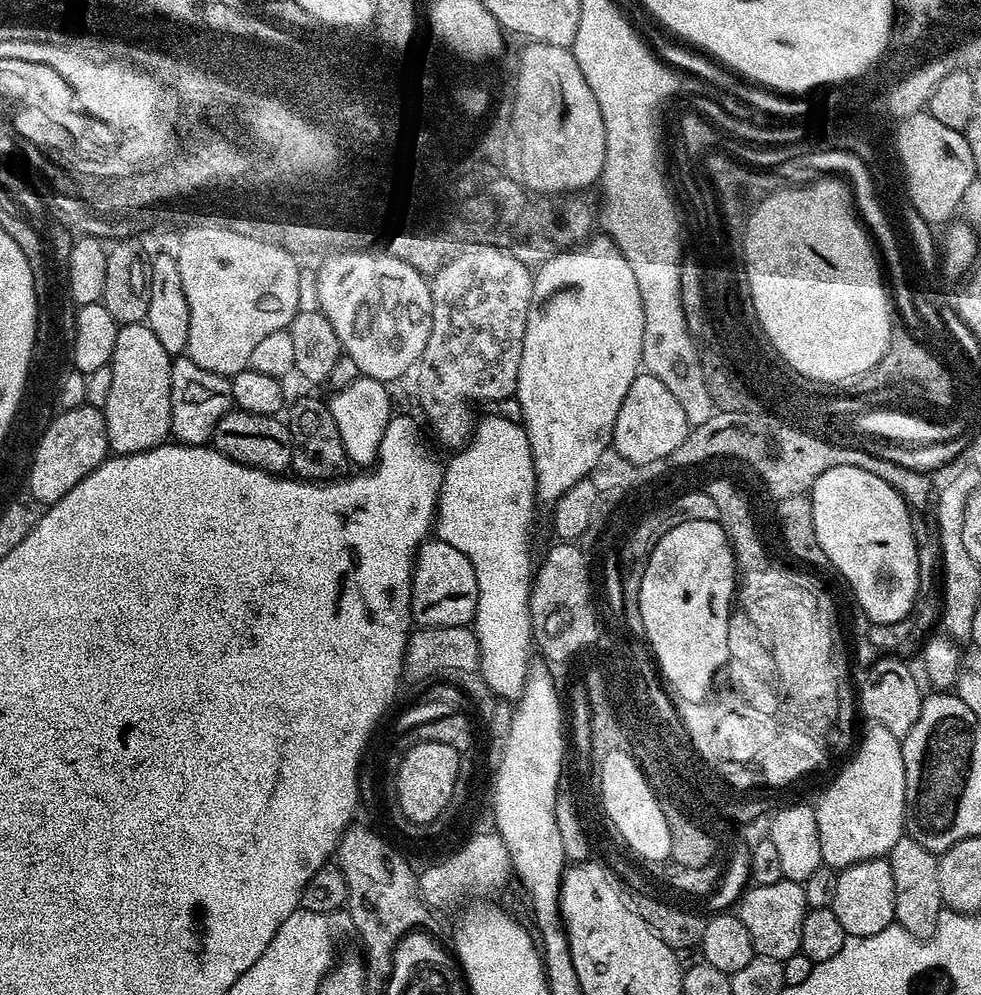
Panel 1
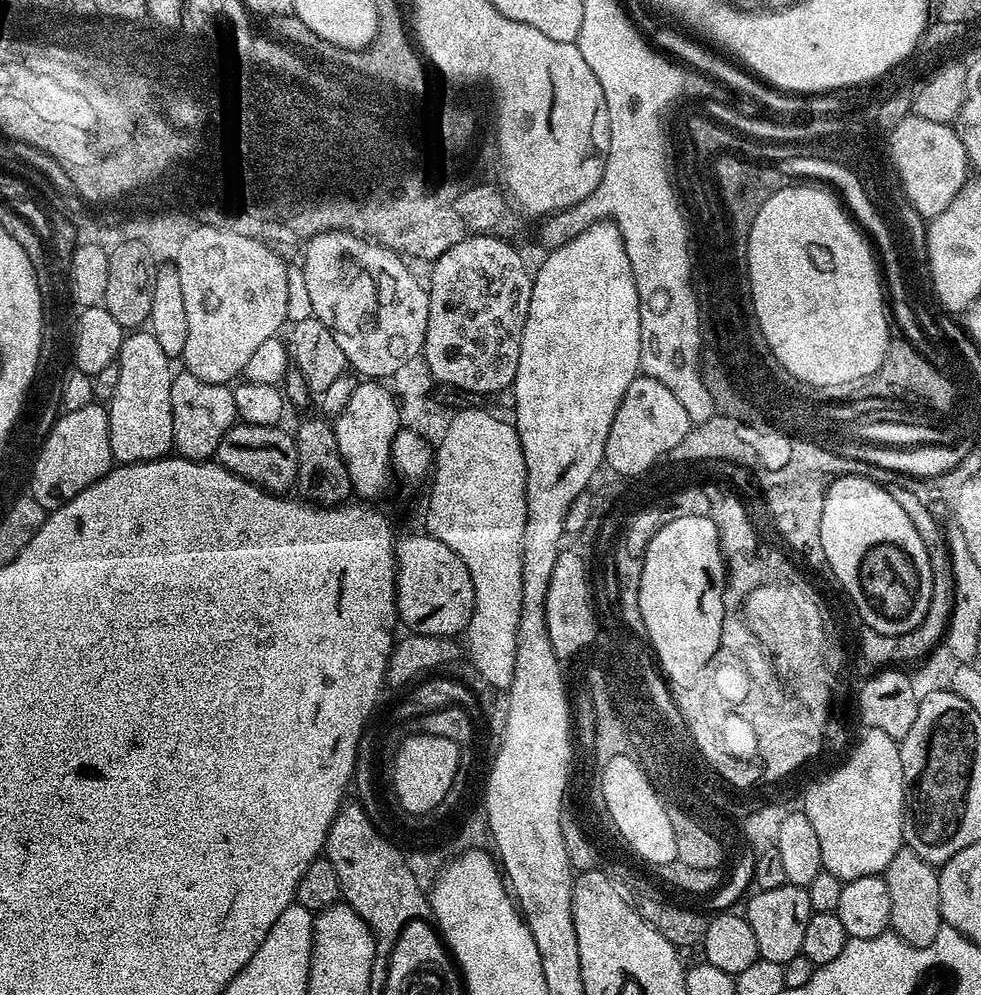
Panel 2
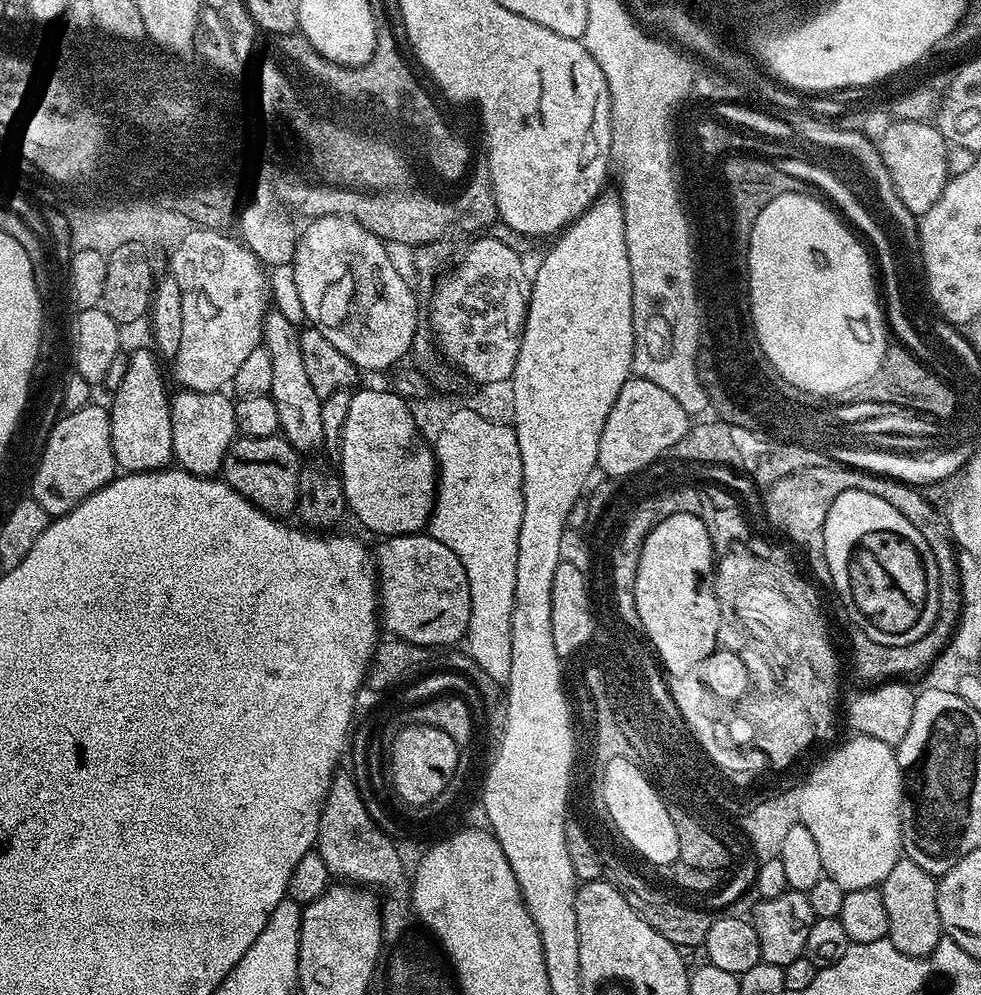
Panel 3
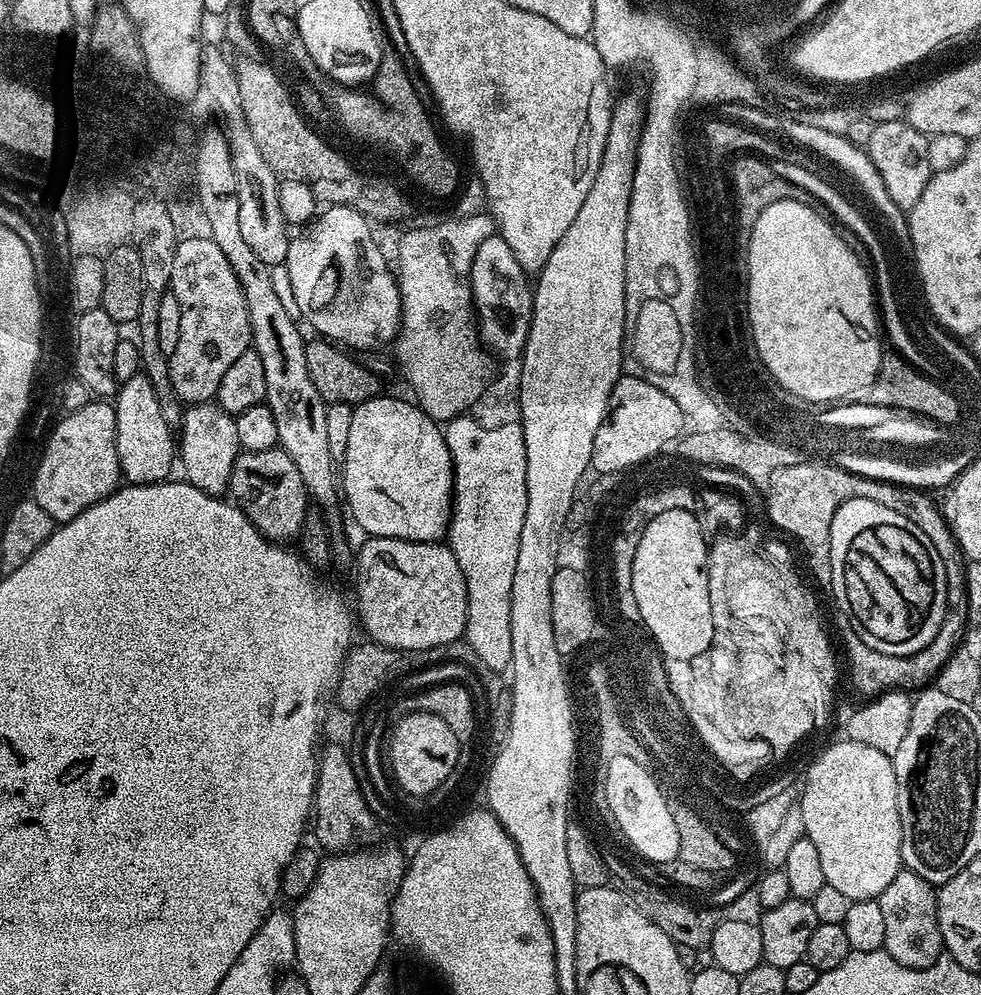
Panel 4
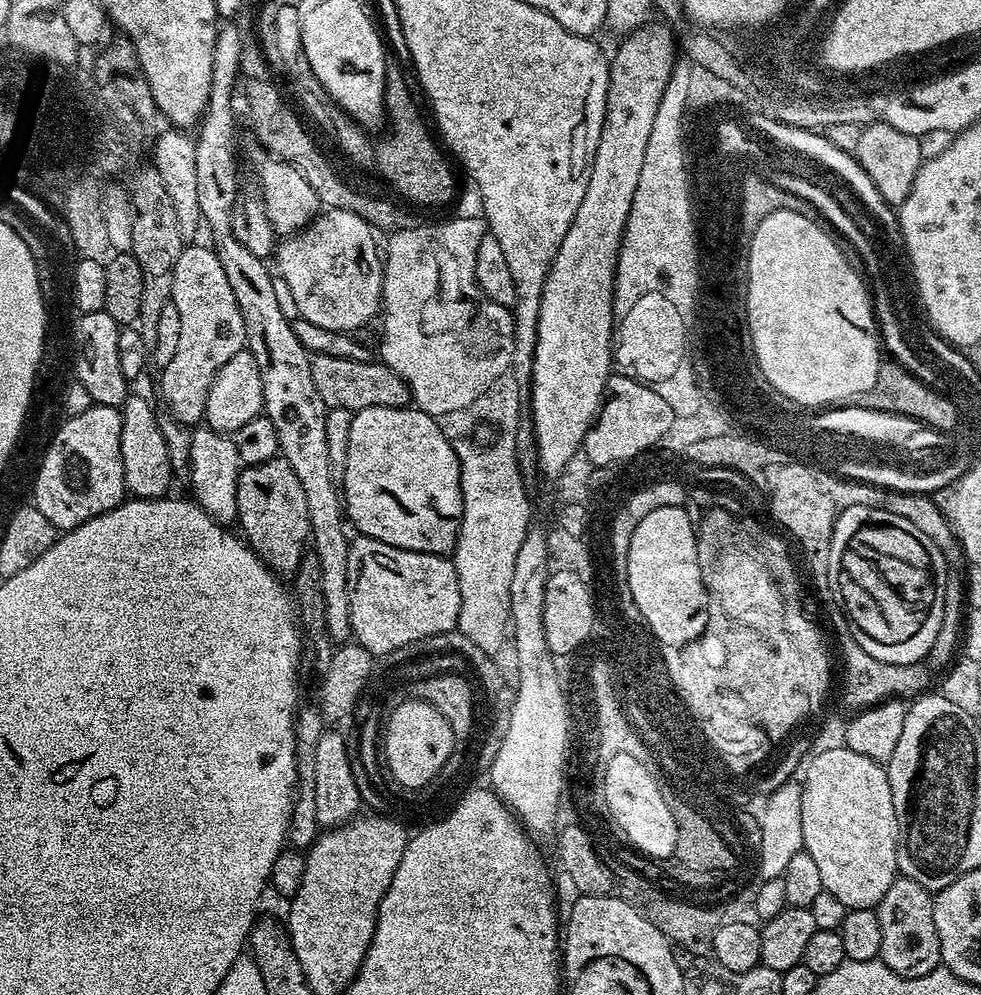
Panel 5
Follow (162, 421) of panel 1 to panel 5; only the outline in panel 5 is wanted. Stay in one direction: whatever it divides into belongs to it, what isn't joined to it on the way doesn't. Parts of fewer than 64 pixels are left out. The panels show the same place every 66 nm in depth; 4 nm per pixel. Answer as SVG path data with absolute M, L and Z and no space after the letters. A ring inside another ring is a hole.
M136 394L129 395L128 399L124 401L120 408L120 417L122 418L122 474L124 475L124 486L129 497L137 500L162 500L169 495L168 492L172 488L172 479L174 473L170 466L170 453L166 450L166 438L162 434L162 430L158 426L158 412L157 409L152 409L152 404L144 396L136 396Z

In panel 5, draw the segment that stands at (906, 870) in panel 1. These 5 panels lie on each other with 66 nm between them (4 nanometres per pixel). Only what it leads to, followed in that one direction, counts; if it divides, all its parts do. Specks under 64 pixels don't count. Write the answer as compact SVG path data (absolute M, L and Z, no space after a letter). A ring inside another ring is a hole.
M897 875L896 881L890 886L890 890L886 890L886 894L874 909L878 914L878 922L882 922L882 946L878 959L886 966L890 966L890 970L894 970L894 974L898 974L902 978L922 978L922 974L930 974L936 968L941 967L938 929L934 927L933 899L933 893L926 891L922 886L918 886L918 882Z

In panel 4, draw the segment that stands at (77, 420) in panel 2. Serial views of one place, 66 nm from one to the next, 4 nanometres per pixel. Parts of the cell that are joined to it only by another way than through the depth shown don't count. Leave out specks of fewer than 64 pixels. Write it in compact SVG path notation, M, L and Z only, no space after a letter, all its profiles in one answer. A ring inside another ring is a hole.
M96 398L91 404L74 410L71 419L57 423L60 429L51 436L48 460L42 461L40 480L36 480L36 492L40 492L40 504L54 522L78 518L90 506L105 500L122 484L116 449L116 410L107 399Z

